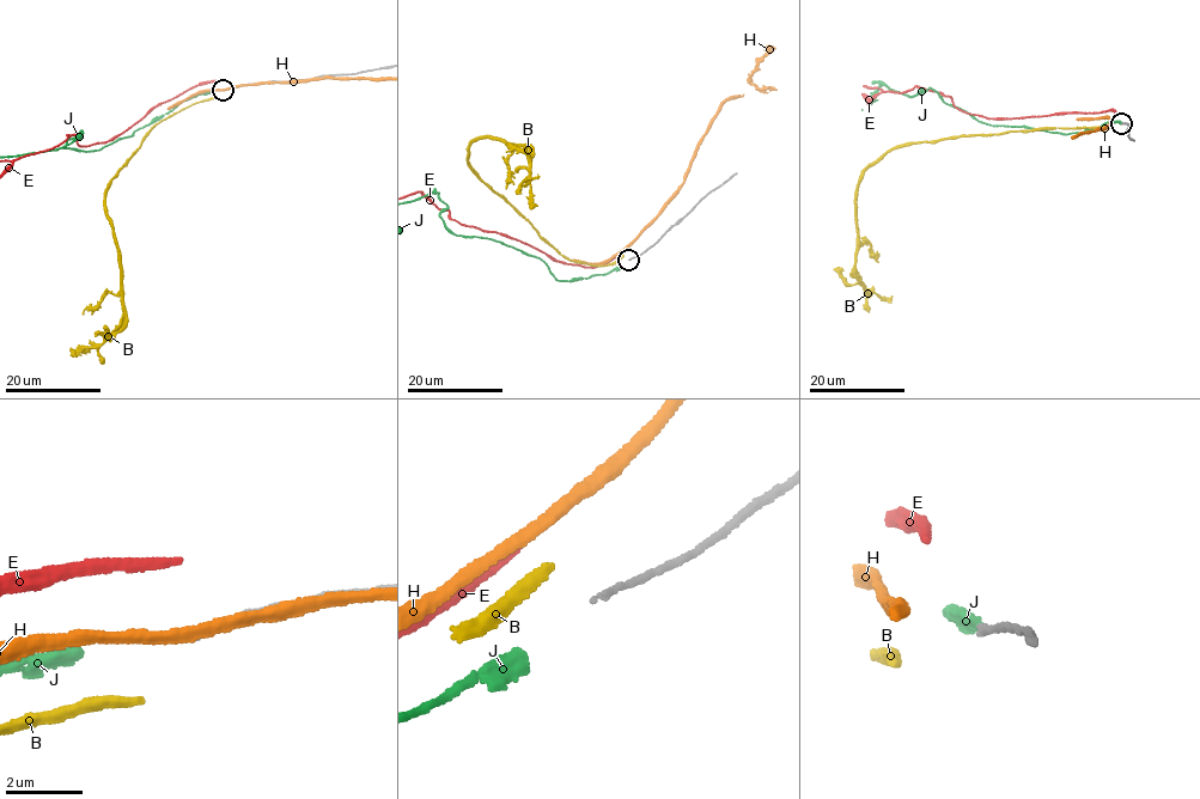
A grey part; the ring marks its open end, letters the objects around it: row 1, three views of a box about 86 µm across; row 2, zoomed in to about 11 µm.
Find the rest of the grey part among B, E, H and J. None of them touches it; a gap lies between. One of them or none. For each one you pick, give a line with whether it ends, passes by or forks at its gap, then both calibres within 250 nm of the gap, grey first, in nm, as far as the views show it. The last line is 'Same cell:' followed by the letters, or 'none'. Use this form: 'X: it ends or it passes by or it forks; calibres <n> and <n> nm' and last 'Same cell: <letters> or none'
J: it ends; calibres 150 and 400 nm
Same cell: J

